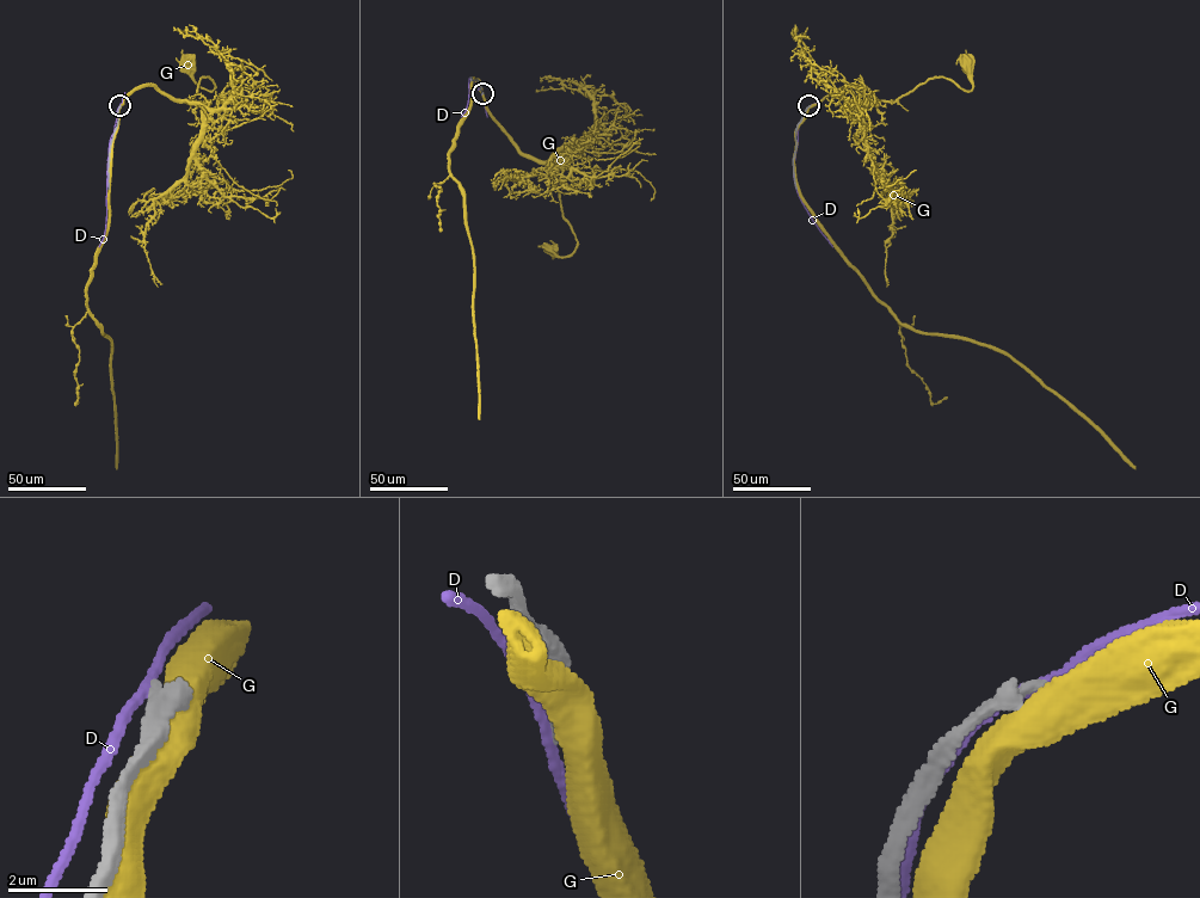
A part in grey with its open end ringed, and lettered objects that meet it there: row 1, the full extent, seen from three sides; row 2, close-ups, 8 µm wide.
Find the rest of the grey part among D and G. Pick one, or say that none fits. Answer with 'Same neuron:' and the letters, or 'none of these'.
Same neuron: none of these

